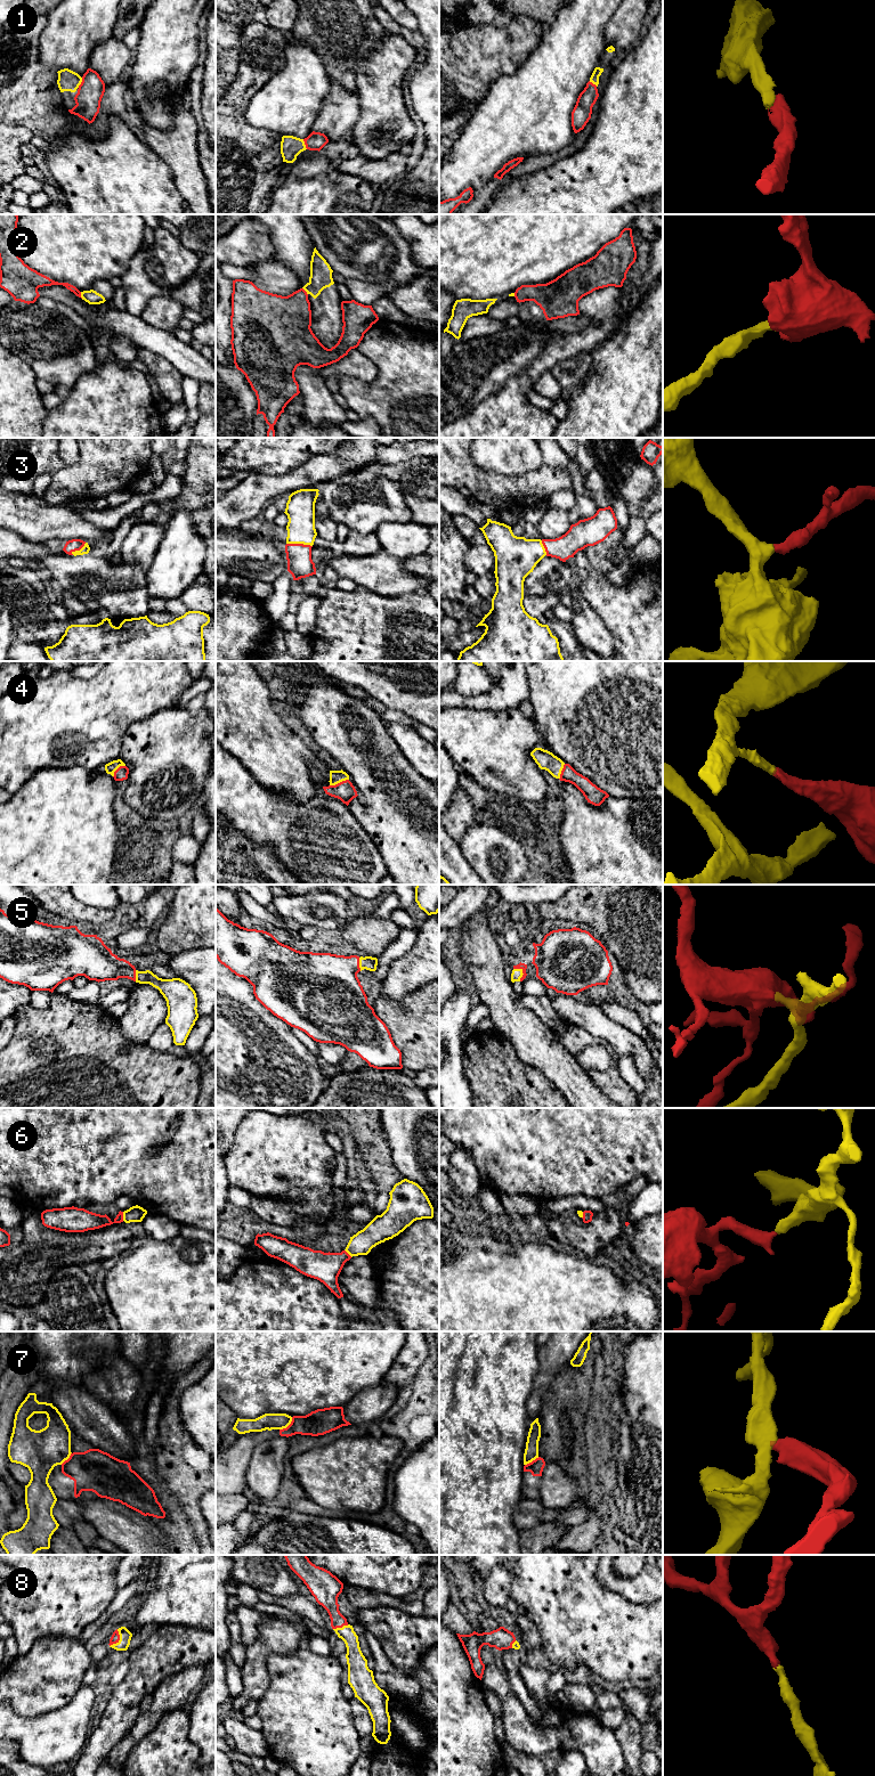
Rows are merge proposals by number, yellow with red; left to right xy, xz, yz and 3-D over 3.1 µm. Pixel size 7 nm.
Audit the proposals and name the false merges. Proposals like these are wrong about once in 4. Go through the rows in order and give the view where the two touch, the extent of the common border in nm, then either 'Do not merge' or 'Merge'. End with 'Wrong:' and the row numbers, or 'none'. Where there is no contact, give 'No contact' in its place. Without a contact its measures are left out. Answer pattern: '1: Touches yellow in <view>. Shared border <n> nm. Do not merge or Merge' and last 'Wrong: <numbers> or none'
1: Touches yellow in xy. Shared border 80 nm. Merge
2: Touches yellow in xy. Shared border 50 nm. Do not merge
3: Touches yellow in xz. Shared border 190 nm. Merge
4: Touches yellow in xz. Shared border 140 nm. Merge
5: Touches yellow in yz. Shared border 110 nm. Merge
6: Touches yellow in xy. Shared border 60 nm. Merge
7: Touches yellow in xz. Shared border 130 nm. Do not merge
8: Touches yellow in xy. Shared border 140 nm. Merge
Wrong: 2, 7

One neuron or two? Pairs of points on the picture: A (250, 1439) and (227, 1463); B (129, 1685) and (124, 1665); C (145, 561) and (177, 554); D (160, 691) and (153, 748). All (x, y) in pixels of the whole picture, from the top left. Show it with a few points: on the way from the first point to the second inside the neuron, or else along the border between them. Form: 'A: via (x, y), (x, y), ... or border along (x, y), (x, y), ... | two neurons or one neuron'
A: via (245, 1444), (233, 1457) | one neuron
B: border along (129, 1659), (129, 1670), (126, 1677), (113, 1688) | two neurons
C: border along (163, 534), (152, 564), (146, 571) | two neurons
D: border along (177, 707), (161, 708), (145, 718), (132, 722) | two neurons

